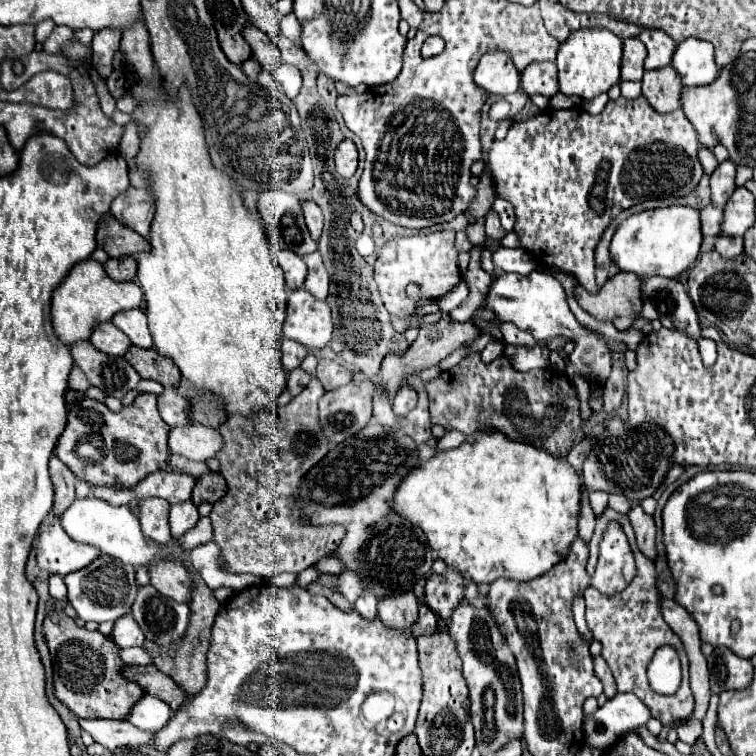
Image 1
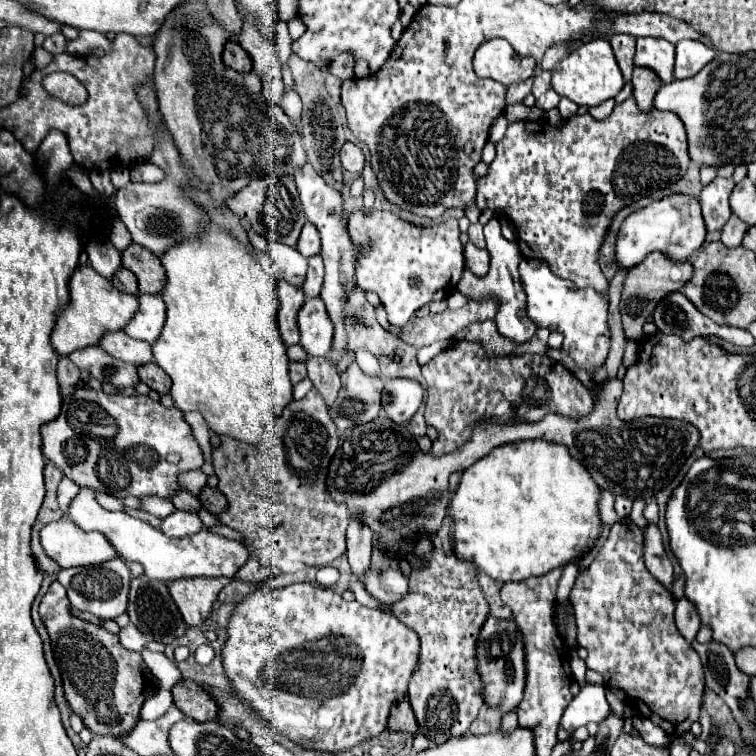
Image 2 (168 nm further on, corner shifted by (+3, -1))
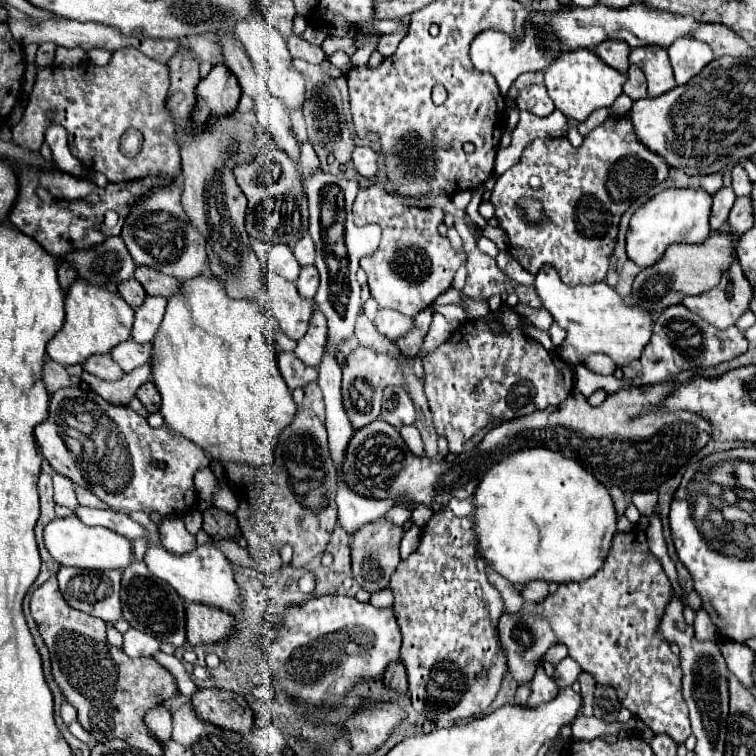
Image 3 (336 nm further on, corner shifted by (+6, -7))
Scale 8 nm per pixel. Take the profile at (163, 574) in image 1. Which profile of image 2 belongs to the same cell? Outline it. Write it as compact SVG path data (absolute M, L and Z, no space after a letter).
M187 578L169 582L169 592L183 614L187 626L199 626L207 616L211 616L211 608L215 606L215 596L219 590L229 584L223 578Z

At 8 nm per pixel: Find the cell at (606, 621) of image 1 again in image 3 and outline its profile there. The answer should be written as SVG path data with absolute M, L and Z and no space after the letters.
M642 530L618 532L612 540L610 554L604 566L592 578L582 582L560 584L558 592L548 596L540 606L524 604L522 610L516 614L502 614L498 622L498 636L504 656L508 660L508 674L518 682L518 686L528 684L534 676L536 664L542 660L546 650L554 644L566 644L568 656L576 660L584 672L592 674L598 684L606 684L616 690L622 688L620 706L628 708L640 722L650 726L656 734L668 734L676 744L684 744L684 740L692 734L692 728L688 718L688 706L682 696L680 660L670 650L670 644L656 630L660 614L664 614L664 606L668 604L670 596L670 580L666 578L658 558L650 552L646 534Z

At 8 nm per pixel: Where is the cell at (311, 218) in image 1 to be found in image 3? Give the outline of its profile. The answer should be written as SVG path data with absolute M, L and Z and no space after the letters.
M308 234L294 246L294 256L296 256L296 260L302 266L314 264L314 258L316 258L316 254L314 254L314 242L312 242L312 238Z

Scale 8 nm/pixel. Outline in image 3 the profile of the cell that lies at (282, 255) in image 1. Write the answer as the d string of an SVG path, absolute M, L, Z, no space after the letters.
M274 244L270 248L266 268L276 272L278 276L290 280L290 282L296 282L298 274L300 274L300 264L296 262L296 258L292 254L292 248L284 246L284 244Z

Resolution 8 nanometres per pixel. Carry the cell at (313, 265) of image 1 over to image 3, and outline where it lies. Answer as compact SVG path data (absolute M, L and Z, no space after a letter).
M302 266L302 272L296 280L296 288L298 288L300 296L314 298L316 290L318 290L318 270L316 270L316 266Z

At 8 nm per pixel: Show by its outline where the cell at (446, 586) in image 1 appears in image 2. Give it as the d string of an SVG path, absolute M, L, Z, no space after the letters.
M445 516L431 542L433 550L429 554L417 554L427 564L423 568L411 566L409 592L391 606L391 612L419 636L419 668L411 676L407 696L419 730L433 744L441 744L453 736L467 734L483 706L483 684L475 664L475 640L479 638L483 620L489 616L489 604L477 582L477 568L451 552L451 516Z

